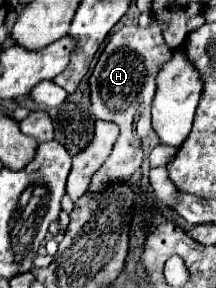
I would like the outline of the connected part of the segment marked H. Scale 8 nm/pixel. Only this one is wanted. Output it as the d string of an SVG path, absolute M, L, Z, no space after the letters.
M124 26L122 30L116 30L110 36L90 76L90 106L96 118L118 124L120 136L108 160L102 164L98 174L92 176L90 190L102 190L102 186L114 180L126 180L132 176L134 170L140 168L142 146L140 146L140 138L136 136L136 122L140 118L140 112L152 104L158 70L162 70L162 66L170 58L172 58L172 50L166 46L162 38L162 30L156 26L154 28Z

